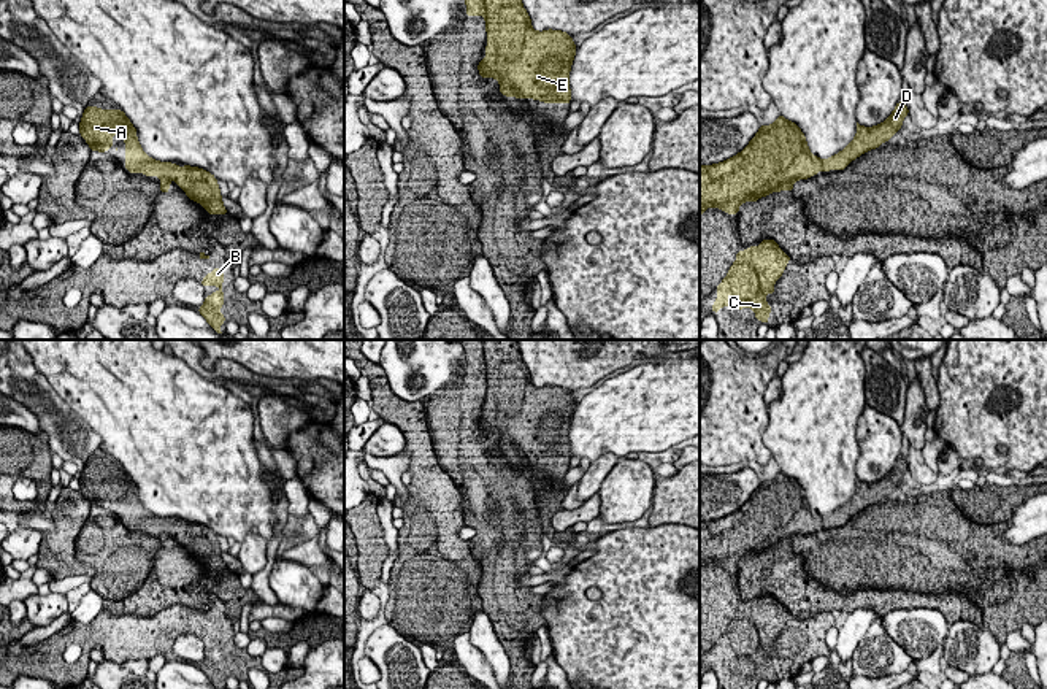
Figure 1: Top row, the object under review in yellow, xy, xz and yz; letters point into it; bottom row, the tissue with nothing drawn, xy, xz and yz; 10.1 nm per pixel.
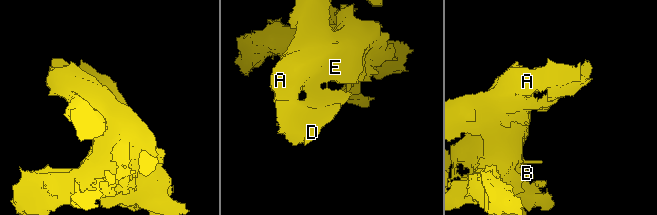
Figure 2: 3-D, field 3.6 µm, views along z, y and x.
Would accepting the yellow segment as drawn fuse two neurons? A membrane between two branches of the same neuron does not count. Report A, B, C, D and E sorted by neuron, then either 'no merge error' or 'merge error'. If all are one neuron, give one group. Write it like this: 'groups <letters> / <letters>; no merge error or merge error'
groups A B C D E; no merge error

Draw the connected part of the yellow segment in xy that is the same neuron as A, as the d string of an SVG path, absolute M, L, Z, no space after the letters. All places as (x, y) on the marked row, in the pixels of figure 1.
M86 106L82 119L79 122L79 135L87 141L90 151L106 152L113 148L113 135L121 133L125 141L125 170L130 173L144 173L146 176L160 178L162 194L170 191L170 181L174 179L176 184L187 194L187 198L198 202L208 210L208 214L228 214L222 203L221 191L214 175L203 168L184 165L182 168L171 162L159 162L144 154L143 148L136 138L136 129L132 125L130 119L122 110L100 110L98 106Z

